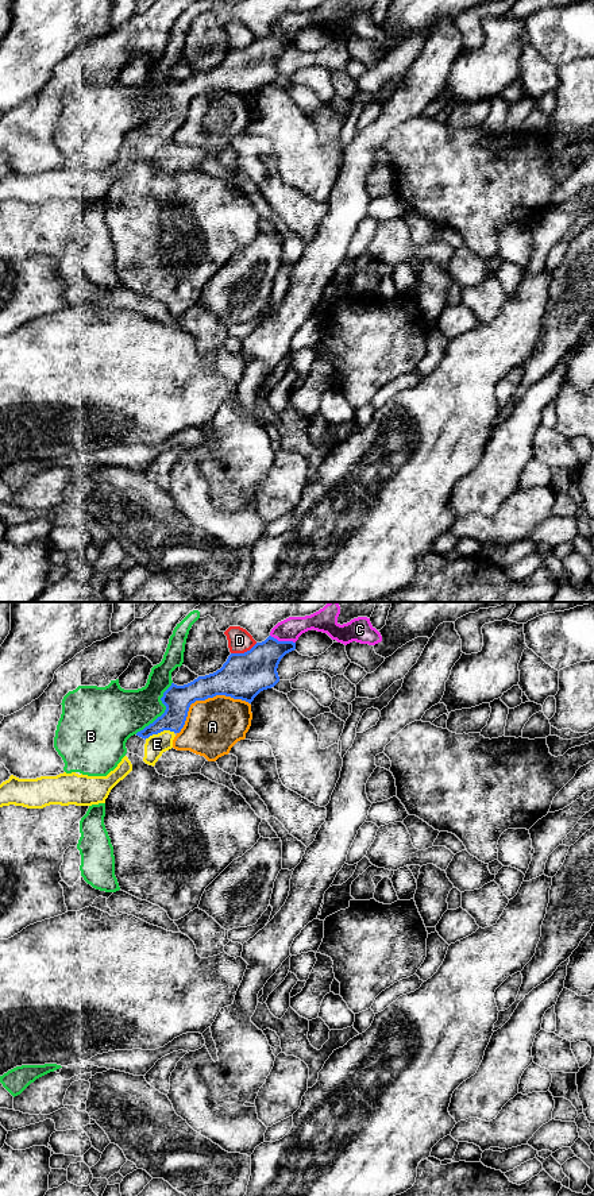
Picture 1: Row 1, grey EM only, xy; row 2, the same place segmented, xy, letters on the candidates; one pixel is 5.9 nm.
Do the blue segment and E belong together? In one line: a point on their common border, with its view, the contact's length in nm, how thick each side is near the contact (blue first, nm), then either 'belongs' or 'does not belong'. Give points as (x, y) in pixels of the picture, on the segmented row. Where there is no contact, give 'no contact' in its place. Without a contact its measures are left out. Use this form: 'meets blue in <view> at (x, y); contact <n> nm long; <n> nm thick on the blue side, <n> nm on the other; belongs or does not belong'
meets blue in xy at (159, 732); contact 190 nm long; 160 nm thick on the blue side, 120 nm on the other; belongs

